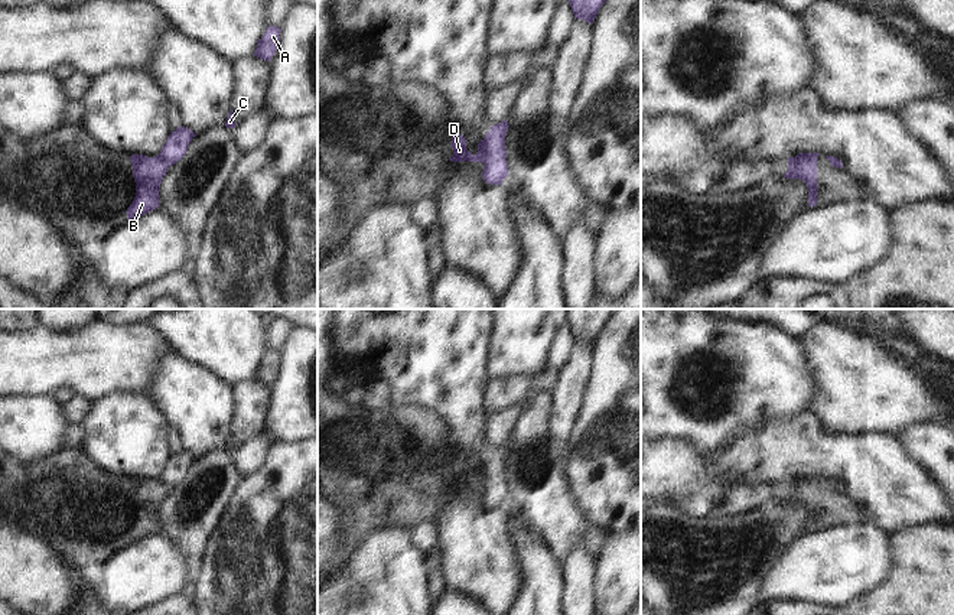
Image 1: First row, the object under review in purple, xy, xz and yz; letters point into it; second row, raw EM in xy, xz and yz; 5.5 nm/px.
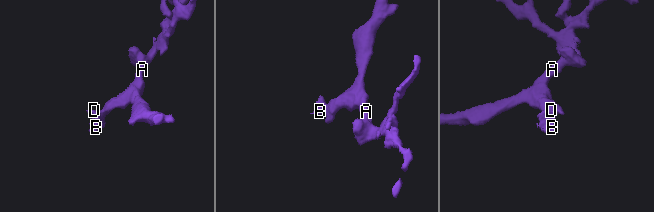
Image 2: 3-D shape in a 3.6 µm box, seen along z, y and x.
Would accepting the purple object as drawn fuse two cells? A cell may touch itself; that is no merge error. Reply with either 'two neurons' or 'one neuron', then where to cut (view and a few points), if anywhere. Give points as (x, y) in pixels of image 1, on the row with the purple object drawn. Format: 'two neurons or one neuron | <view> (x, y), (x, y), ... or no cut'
two neurons | xz (481, 140), (484, 160)

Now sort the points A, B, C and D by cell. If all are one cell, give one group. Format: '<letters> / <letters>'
A C / B D

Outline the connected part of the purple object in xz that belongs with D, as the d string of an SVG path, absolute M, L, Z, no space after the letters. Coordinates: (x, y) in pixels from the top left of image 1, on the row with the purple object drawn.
M455 131L450 133L452 136L452 150L453 150L453 156L449 159L450 162L478 162L482 163L483 162L483 143L482 140L478 143L478 153L472 154L468 149L466 149L466 140L465 137Z

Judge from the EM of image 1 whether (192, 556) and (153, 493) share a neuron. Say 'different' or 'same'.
different

